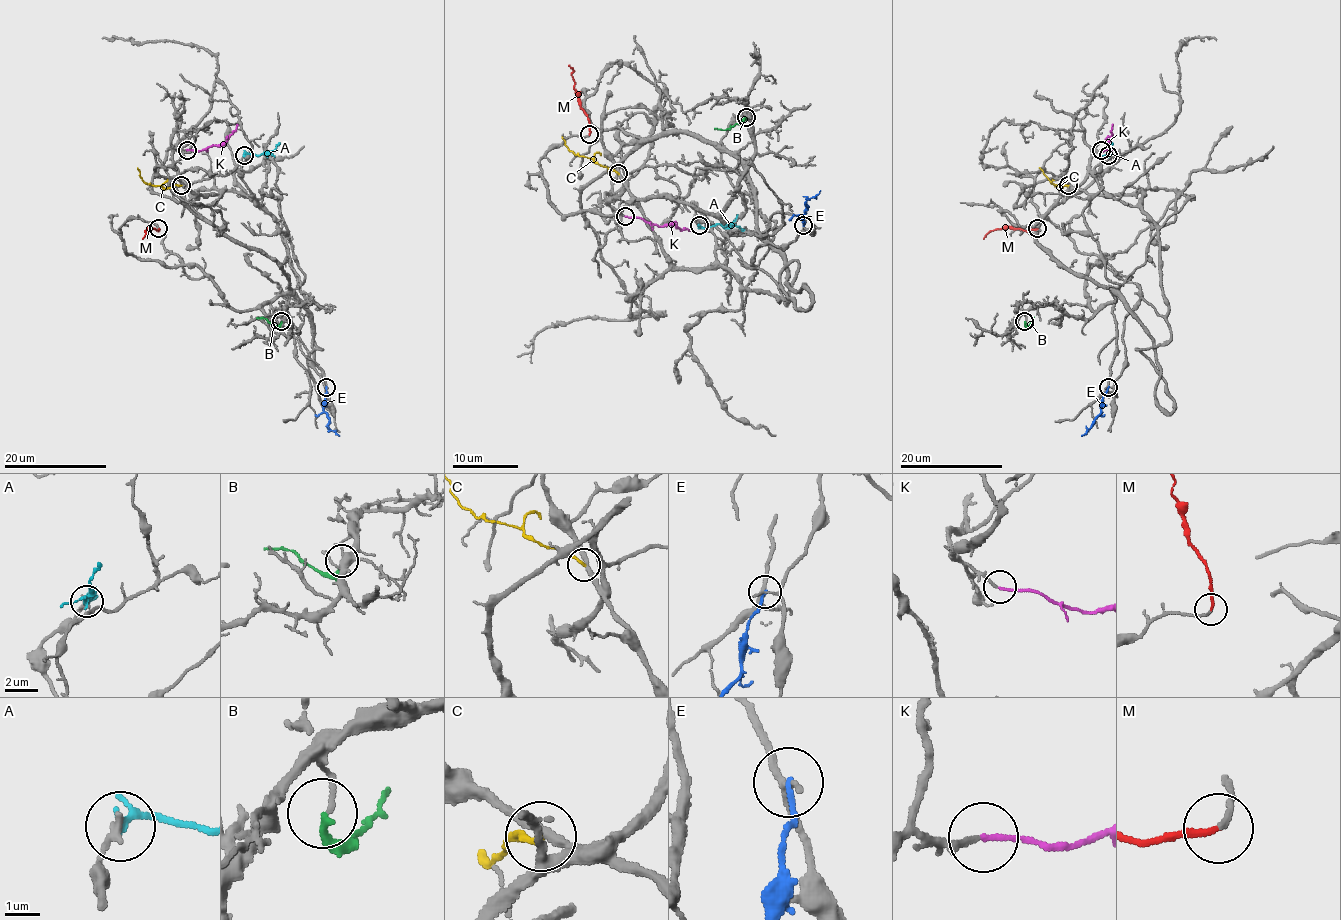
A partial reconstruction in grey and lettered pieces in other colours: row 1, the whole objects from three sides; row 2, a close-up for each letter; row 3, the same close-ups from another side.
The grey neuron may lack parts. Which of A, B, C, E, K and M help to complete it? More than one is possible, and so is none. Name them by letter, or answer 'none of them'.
B, K, M

